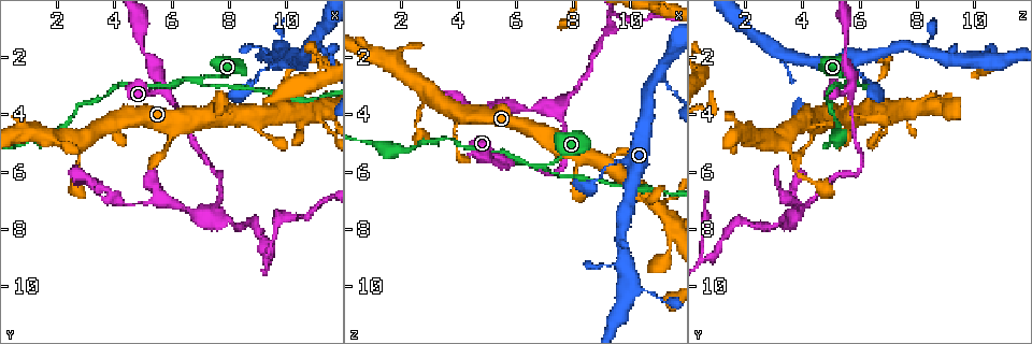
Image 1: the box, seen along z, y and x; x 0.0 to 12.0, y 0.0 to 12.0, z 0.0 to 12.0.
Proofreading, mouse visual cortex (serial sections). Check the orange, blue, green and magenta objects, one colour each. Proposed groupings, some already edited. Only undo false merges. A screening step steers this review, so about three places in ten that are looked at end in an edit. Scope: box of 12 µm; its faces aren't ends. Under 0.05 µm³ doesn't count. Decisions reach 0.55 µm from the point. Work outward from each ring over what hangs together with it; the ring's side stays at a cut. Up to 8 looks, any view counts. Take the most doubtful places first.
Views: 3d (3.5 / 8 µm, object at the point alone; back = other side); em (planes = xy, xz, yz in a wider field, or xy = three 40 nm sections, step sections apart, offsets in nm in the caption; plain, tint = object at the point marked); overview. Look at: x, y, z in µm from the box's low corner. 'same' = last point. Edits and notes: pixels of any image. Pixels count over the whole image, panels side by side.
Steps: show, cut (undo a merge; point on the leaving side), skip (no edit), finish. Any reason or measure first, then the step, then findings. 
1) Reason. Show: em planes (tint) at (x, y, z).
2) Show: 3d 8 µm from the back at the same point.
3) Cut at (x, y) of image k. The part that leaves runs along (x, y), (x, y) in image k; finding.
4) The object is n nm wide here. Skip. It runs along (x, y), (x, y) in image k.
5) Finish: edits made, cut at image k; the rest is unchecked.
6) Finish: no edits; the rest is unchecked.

Abrupt turn. Show: 3d 8 µm from the back at (6.9, 2.9, 5.8).

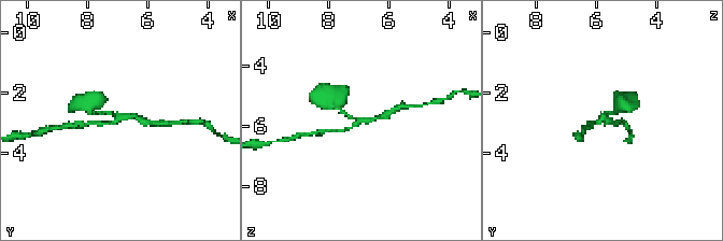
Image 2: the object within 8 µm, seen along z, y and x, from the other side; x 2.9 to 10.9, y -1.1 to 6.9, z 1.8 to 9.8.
Show: 3d 3.5 µm at (6.9, 2.9, 5.8).

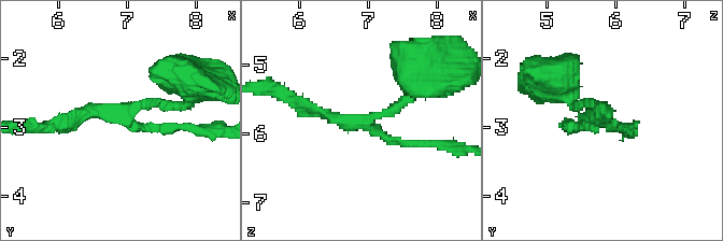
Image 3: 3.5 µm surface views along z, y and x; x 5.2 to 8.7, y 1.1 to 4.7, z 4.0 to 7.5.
3 arms meet here; the arms are 150, 150, 150 nm wide. Show: em xy step 3 (tint) at (7.00, 2.80, 5.80).

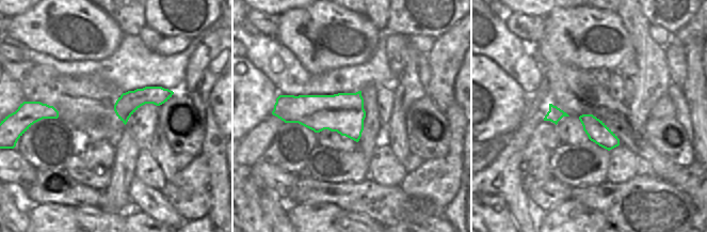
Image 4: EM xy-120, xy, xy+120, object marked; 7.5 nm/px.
Skip. It runs along (188, 100), (59, 124) in image 3; one cell here.

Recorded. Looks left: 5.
Arms part here. Show: 3d 3.5 µm at (9.7, 1.8, 8.1).

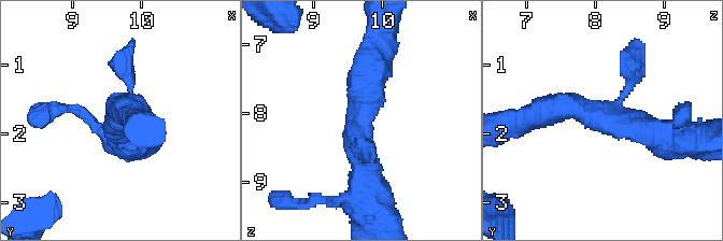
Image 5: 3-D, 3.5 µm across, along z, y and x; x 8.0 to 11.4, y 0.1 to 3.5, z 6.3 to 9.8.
Shape alone is not enough. Show: em xy step 2 (tint) at (9.70, 1.75, 8.15).

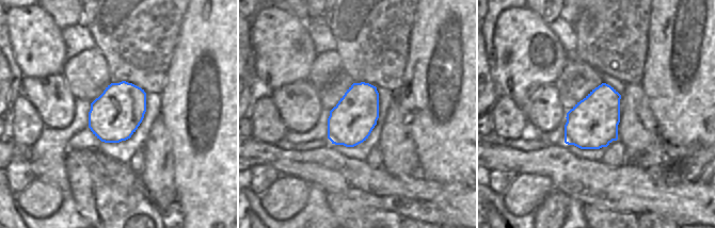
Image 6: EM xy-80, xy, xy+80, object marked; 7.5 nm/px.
Skip. It runs along (541, 113), (580, 107), (671, 140) in image 5; one cell here.

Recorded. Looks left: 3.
Abrupt turn. Show: em planes (tint) at (7.5, 6.1, 5.9).

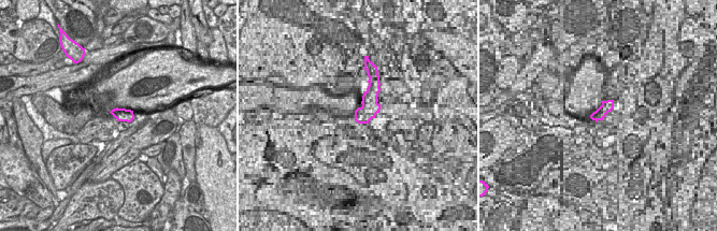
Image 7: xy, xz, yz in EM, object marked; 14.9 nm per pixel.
Show: 3d 3.5 µm at the same point.

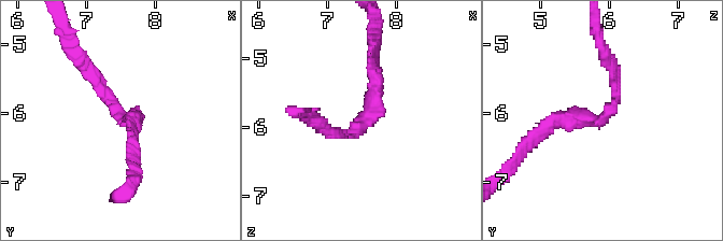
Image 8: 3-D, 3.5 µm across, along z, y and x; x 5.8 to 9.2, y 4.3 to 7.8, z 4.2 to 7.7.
The arms are 150, 200 nm wide. Skip. It runs along (329, 131), (349, 133), (376, 114), (371, 59) in image 8; one cell here.

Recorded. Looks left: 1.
Finish: no edits; the rest is unchecked.

